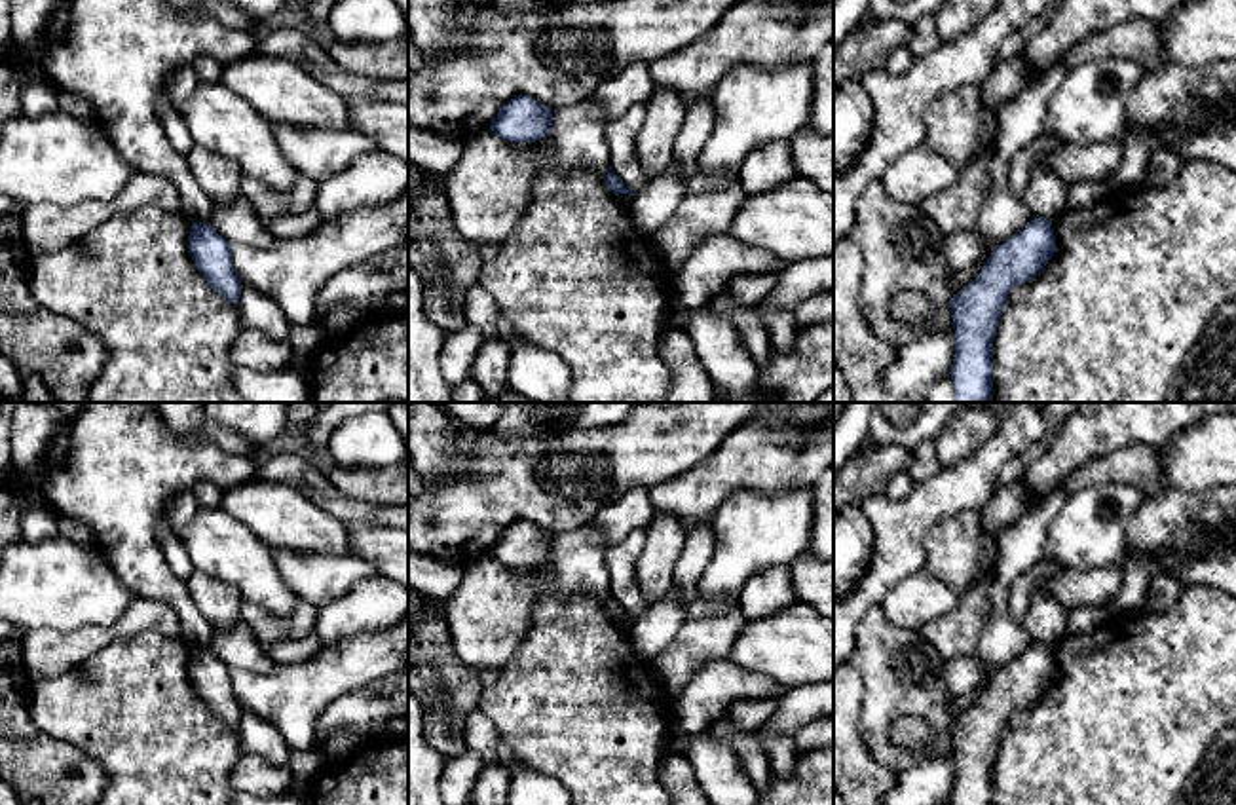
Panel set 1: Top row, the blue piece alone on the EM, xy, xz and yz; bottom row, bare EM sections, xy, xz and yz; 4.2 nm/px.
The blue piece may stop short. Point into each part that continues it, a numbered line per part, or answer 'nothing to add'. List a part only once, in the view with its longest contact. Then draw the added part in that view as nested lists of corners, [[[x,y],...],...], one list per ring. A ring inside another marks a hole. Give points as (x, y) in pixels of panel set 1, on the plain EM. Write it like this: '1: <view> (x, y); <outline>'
nothing to add

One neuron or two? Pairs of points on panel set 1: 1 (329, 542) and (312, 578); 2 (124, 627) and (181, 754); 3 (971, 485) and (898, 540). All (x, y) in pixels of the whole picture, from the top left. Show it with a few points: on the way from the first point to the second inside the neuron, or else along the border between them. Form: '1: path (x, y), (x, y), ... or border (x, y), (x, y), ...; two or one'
1: border (280, 549), (350, 555); two
2: border (175, 636), (143, 631), (114, 638), (90, 657); two
3: path (954, 490), (946, 492), (916, 523); one

